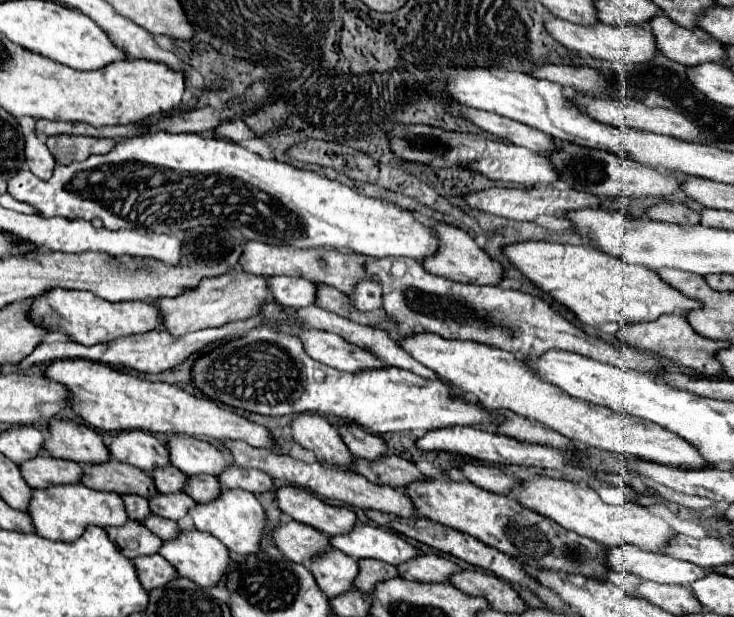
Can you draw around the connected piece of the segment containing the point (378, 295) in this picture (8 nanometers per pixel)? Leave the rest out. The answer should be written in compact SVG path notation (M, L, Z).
M373 278L359 280L349 292L349 304L361 312L379 310L381 302L383 302L383 290L381 290L381 284Z

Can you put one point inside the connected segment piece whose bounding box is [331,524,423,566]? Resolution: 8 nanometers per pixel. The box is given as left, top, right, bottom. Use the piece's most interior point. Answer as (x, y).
(367, 541)

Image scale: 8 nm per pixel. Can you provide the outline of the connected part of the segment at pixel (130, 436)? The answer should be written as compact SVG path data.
M129 430L117 434L111 440L109 450L111 458L123 464L131 464L143 472L153 472L155 468L171 464L169 448L153 434L141 430Z

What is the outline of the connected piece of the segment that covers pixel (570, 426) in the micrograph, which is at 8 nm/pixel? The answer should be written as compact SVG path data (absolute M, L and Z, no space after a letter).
M431 332L409 334L397 340L397 344L417 362L425 364L427 368L435 370L443 380L457 386L463 394L477 398L485 408L507 408L519 416L533 418L583 446L599 448L603 452L621 456L633 454L647 462L657 462L683 470L707 466L703 456L697 454L695 446L691 446L671 430L665 430L655 422L645 422L637 416L617 414L615 410L605 410L605 406L593 406L593 402L577 400L565 394L565 390L557 390L557 386L549 386L547 382L533 378L533 374L529 374L529 370L521 366L519 356L501 348L479 344L473 340L447 340Z

